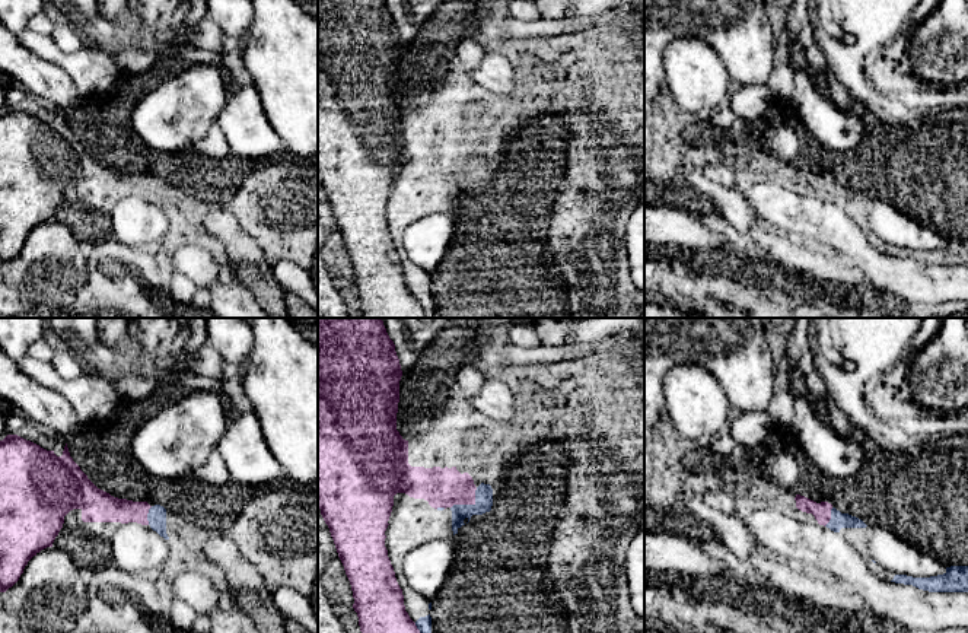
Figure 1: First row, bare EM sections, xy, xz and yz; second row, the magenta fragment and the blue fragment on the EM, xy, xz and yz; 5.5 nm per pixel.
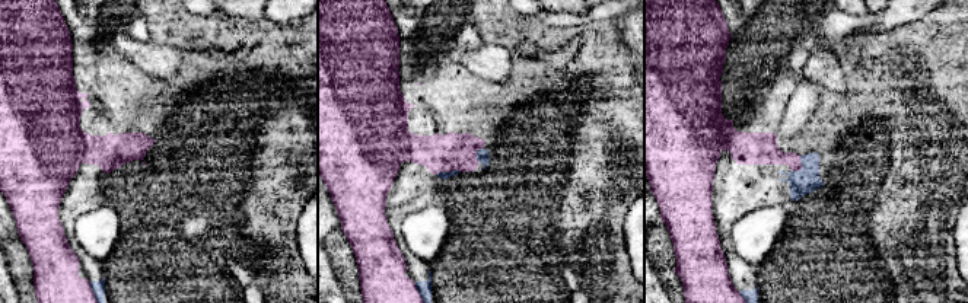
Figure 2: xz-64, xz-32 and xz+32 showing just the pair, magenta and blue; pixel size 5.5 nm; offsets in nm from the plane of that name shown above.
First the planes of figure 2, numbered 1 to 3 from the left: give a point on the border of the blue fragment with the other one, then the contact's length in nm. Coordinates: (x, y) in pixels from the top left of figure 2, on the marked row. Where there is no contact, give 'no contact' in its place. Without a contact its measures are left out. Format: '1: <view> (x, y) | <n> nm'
1: xz-64 (94, 293) | 120 nm
2: xz-32 (475, 153) | 90 nm
3: xz+32 (801, 168) | 110 nm

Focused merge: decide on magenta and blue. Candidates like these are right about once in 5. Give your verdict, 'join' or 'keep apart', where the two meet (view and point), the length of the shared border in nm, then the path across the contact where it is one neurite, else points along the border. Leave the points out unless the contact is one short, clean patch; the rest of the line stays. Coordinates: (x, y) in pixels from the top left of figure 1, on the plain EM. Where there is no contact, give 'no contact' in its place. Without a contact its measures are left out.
keep apart; meets magenta in xz at (470, 177); contact 190 nm long

